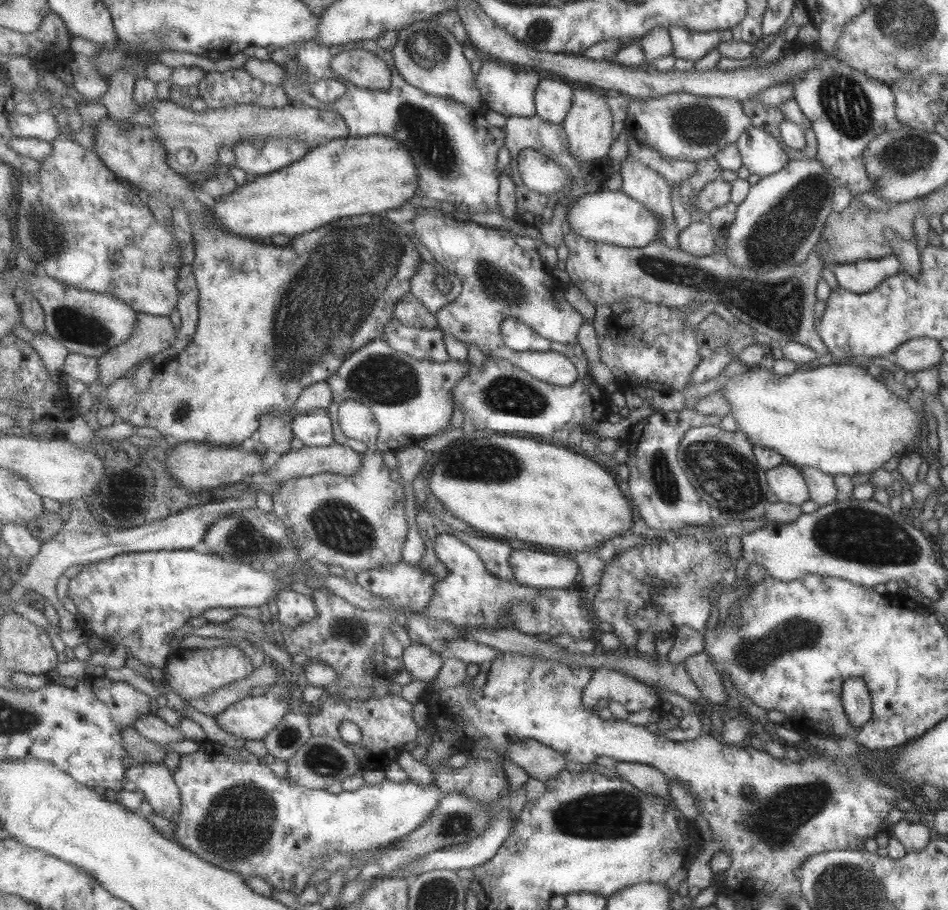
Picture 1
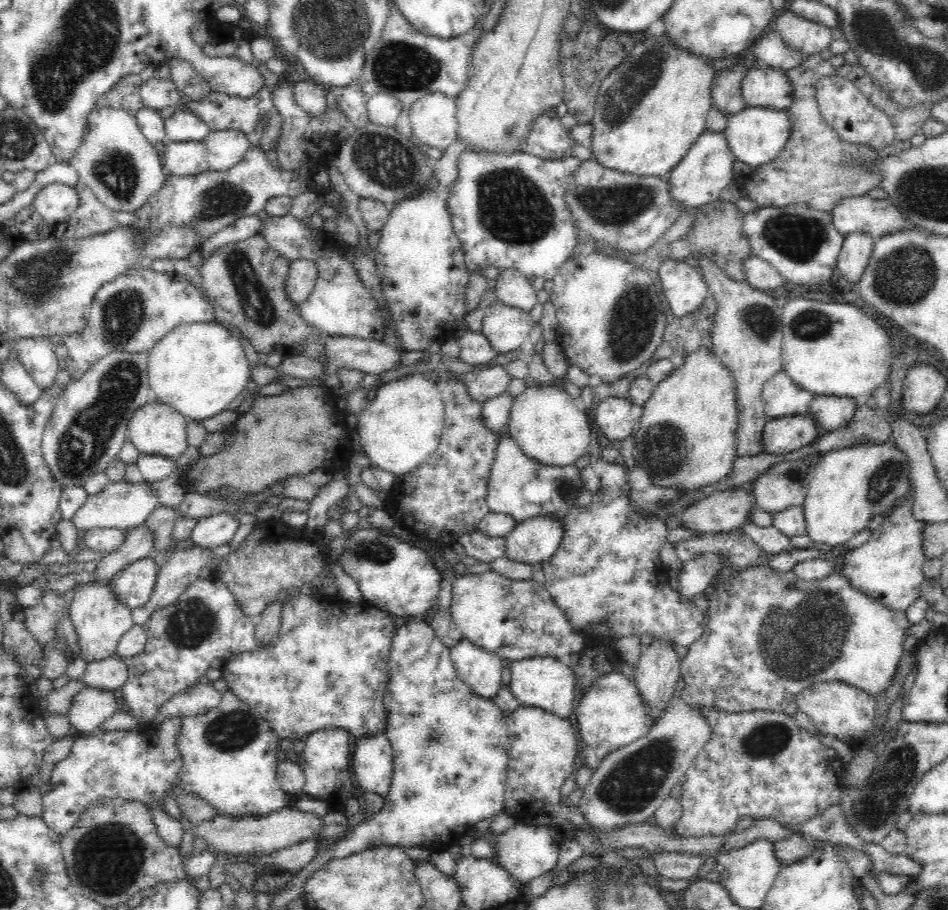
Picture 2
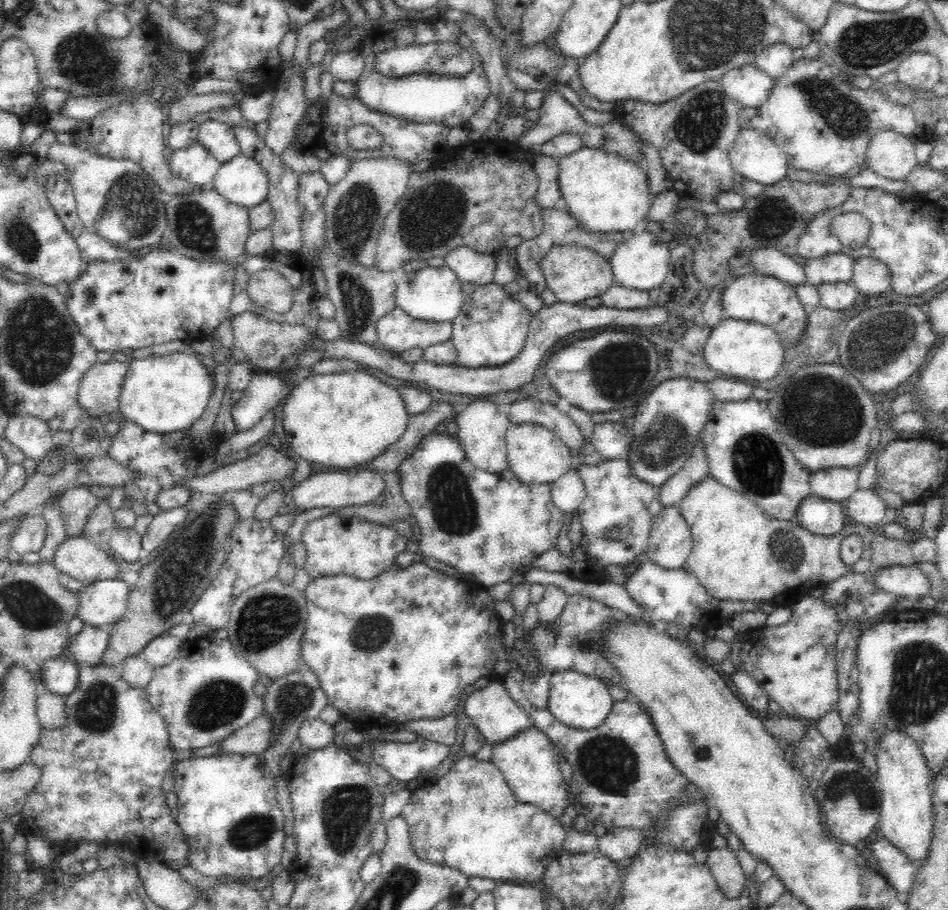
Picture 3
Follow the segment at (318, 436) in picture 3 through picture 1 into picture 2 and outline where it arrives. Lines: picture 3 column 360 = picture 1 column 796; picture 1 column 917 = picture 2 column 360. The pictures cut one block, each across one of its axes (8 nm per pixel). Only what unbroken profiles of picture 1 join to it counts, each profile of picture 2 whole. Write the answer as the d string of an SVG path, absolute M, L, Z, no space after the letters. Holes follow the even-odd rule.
M424 375L378 384L359 415L359 435L364 454L373 466L401 475L414 470L438 448L443 433L444 401L434 381Z

